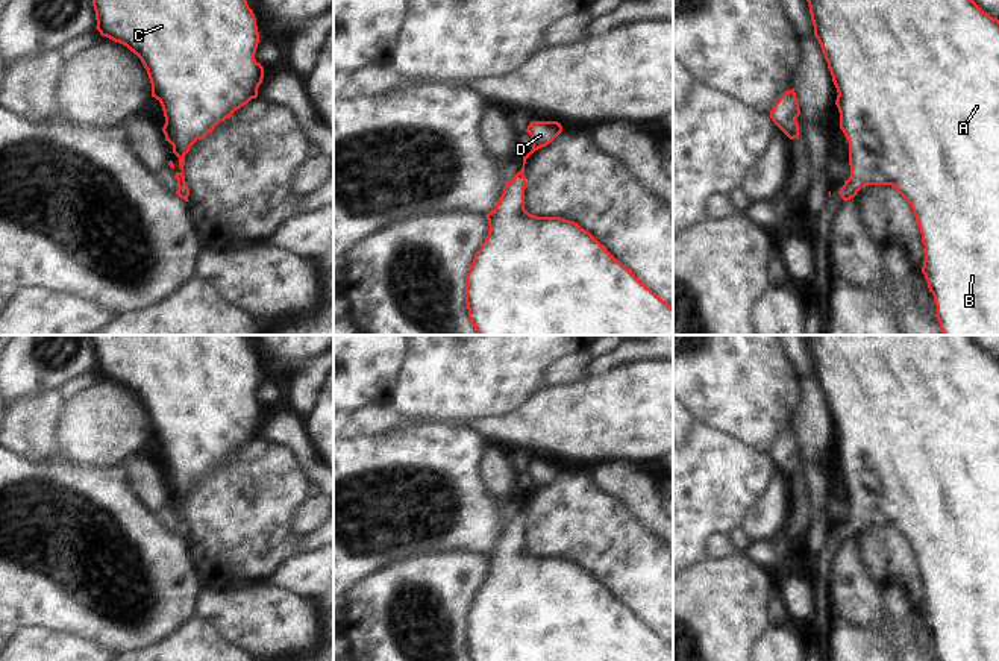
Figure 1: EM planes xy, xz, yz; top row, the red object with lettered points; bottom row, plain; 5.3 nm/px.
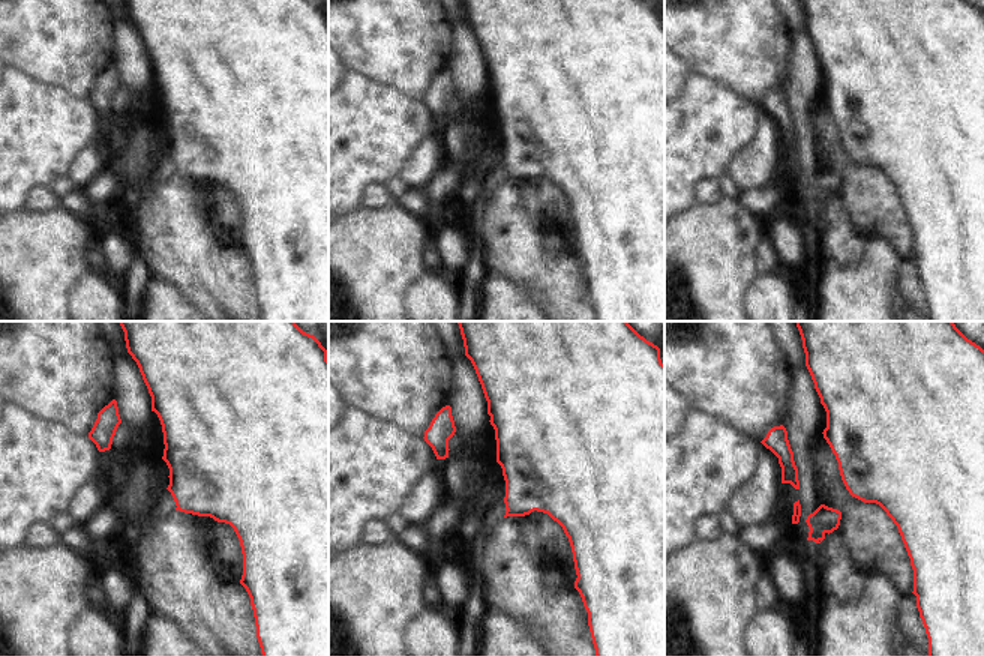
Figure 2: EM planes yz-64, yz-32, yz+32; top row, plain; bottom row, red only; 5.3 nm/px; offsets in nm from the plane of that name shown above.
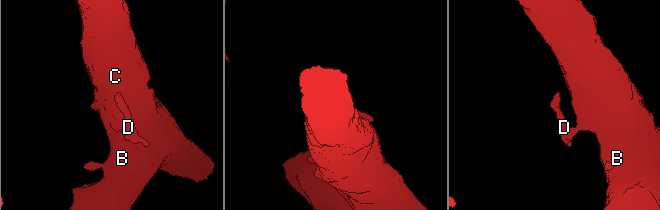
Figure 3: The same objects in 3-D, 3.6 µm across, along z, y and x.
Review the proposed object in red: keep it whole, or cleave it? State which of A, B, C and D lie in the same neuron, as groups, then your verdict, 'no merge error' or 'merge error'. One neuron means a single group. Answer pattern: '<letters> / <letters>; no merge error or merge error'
A B C D; no merge error

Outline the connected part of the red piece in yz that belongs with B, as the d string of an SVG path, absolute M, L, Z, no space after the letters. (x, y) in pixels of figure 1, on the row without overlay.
M805 335L811 361L814 365L814 376L817 377L828 408L832 415L832 421L837 428L835 444L840 452L840 468L843 470L849 482L849 505L850 515L844 520L838 534L844 541L853 538L863 526L867 525L891 525L897 532L910 543L919 570L922 573L922 582L925 585L925 600L922 612L928 622L928 628L934 635L937 646L938 661L999 661L999 359L985 353L969 335Z

